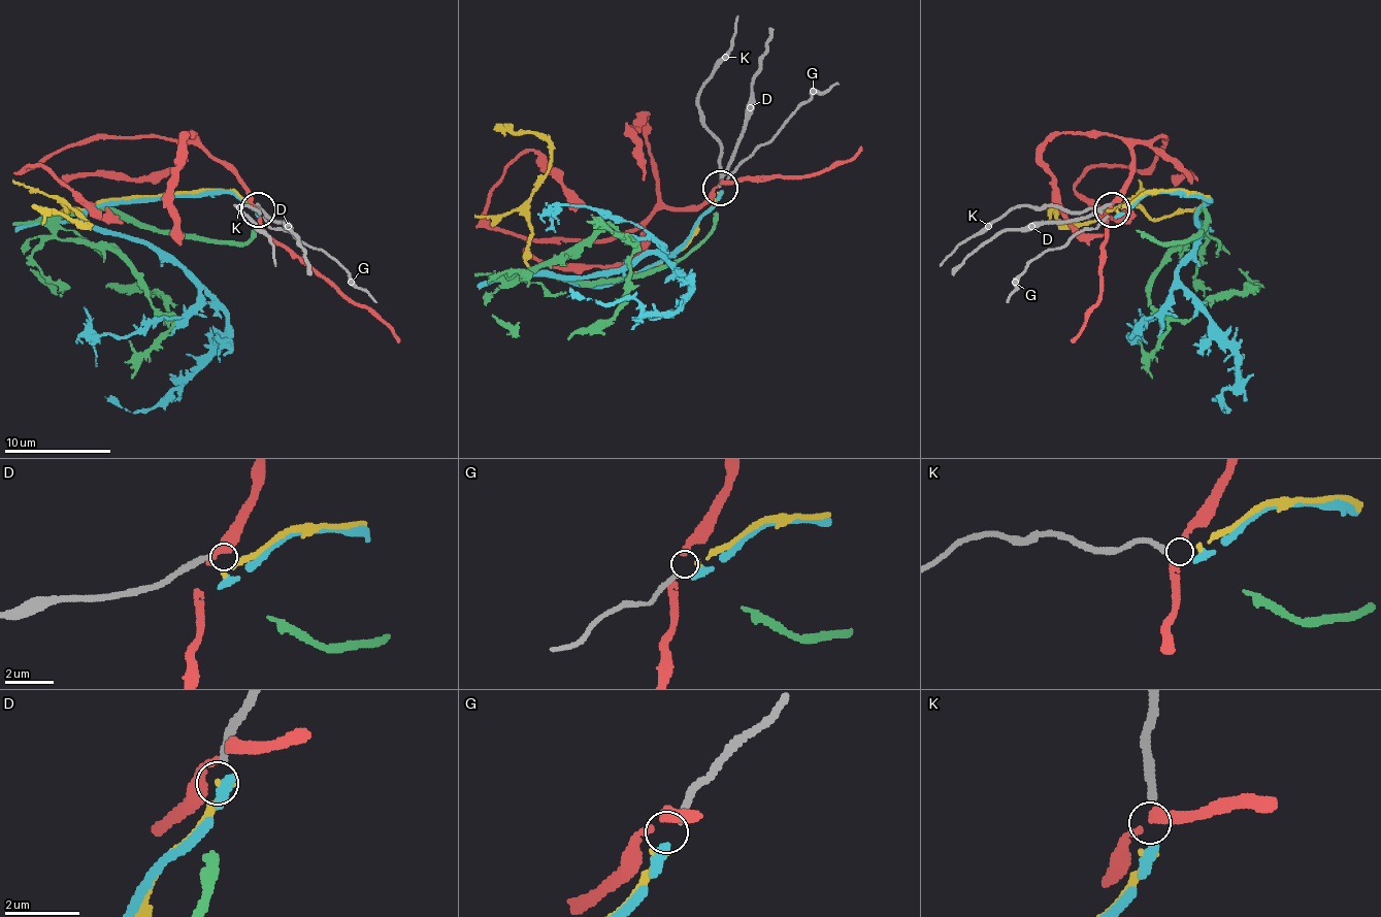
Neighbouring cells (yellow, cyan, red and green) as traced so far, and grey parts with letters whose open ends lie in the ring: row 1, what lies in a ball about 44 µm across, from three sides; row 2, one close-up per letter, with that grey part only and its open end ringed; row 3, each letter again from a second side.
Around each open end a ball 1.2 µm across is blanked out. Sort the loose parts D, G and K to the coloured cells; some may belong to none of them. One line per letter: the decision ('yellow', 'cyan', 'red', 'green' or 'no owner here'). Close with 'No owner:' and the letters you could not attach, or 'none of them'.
D: no owner here
G: yellow
K: no owner here
No owner: D, K

